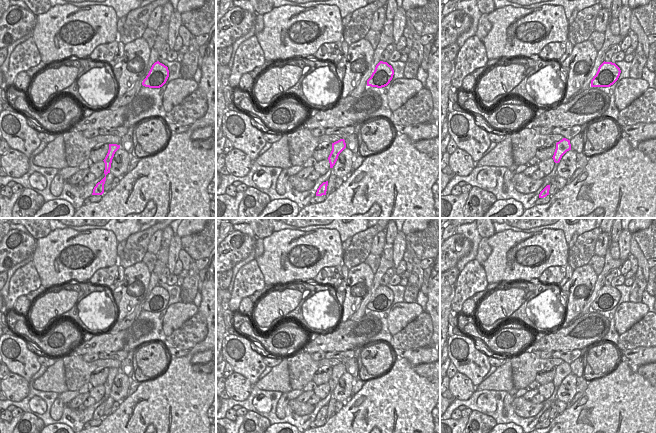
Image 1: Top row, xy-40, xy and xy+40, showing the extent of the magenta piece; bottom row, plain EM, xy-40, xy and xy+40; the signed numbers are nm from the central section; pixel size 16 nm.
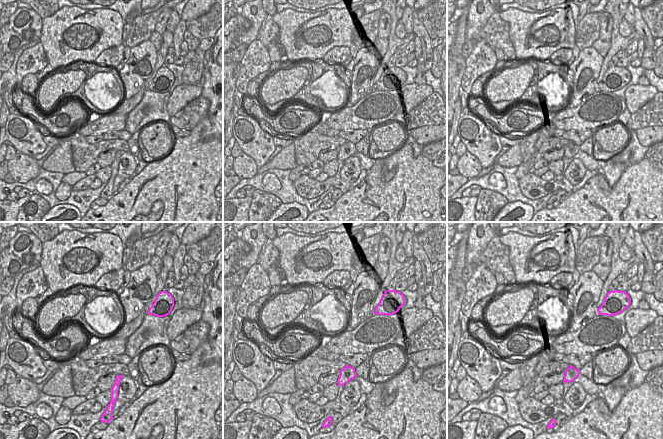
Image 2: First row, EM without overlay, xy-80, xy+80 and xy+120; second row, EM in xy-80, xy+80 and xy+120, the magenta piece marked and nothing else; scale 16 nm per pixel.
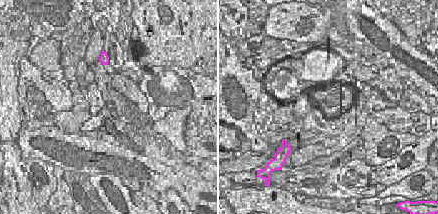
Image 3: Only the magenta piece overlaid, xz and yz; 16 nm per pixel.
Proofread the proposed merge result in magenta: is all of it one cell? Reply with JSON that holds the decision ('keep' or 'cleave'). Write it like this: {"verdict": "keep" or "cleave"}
{"verdict": "cleave"}

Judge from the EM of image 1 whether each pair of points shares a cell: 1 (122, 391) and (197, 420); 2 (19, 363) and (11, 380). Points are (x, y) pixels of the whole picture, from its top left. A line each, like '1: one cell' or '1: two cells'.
1: two cells
2: two cells

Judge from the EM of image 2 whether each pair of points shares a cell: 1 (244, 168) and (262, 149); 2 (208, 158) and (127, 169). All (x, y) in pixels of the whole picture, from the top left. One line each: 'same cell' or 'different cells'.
1: different cells
2: different cells

